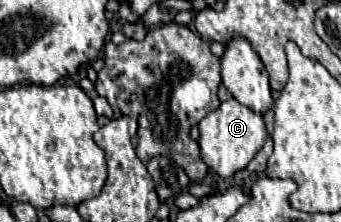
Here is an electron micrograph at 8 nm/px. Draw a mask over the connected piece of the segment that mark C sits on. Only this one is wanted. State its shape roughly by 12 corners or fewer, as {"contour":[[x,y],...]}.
{"contour":[[234,97],[200,123],[200,153],[220,177],[268,139],[264,117]]}

